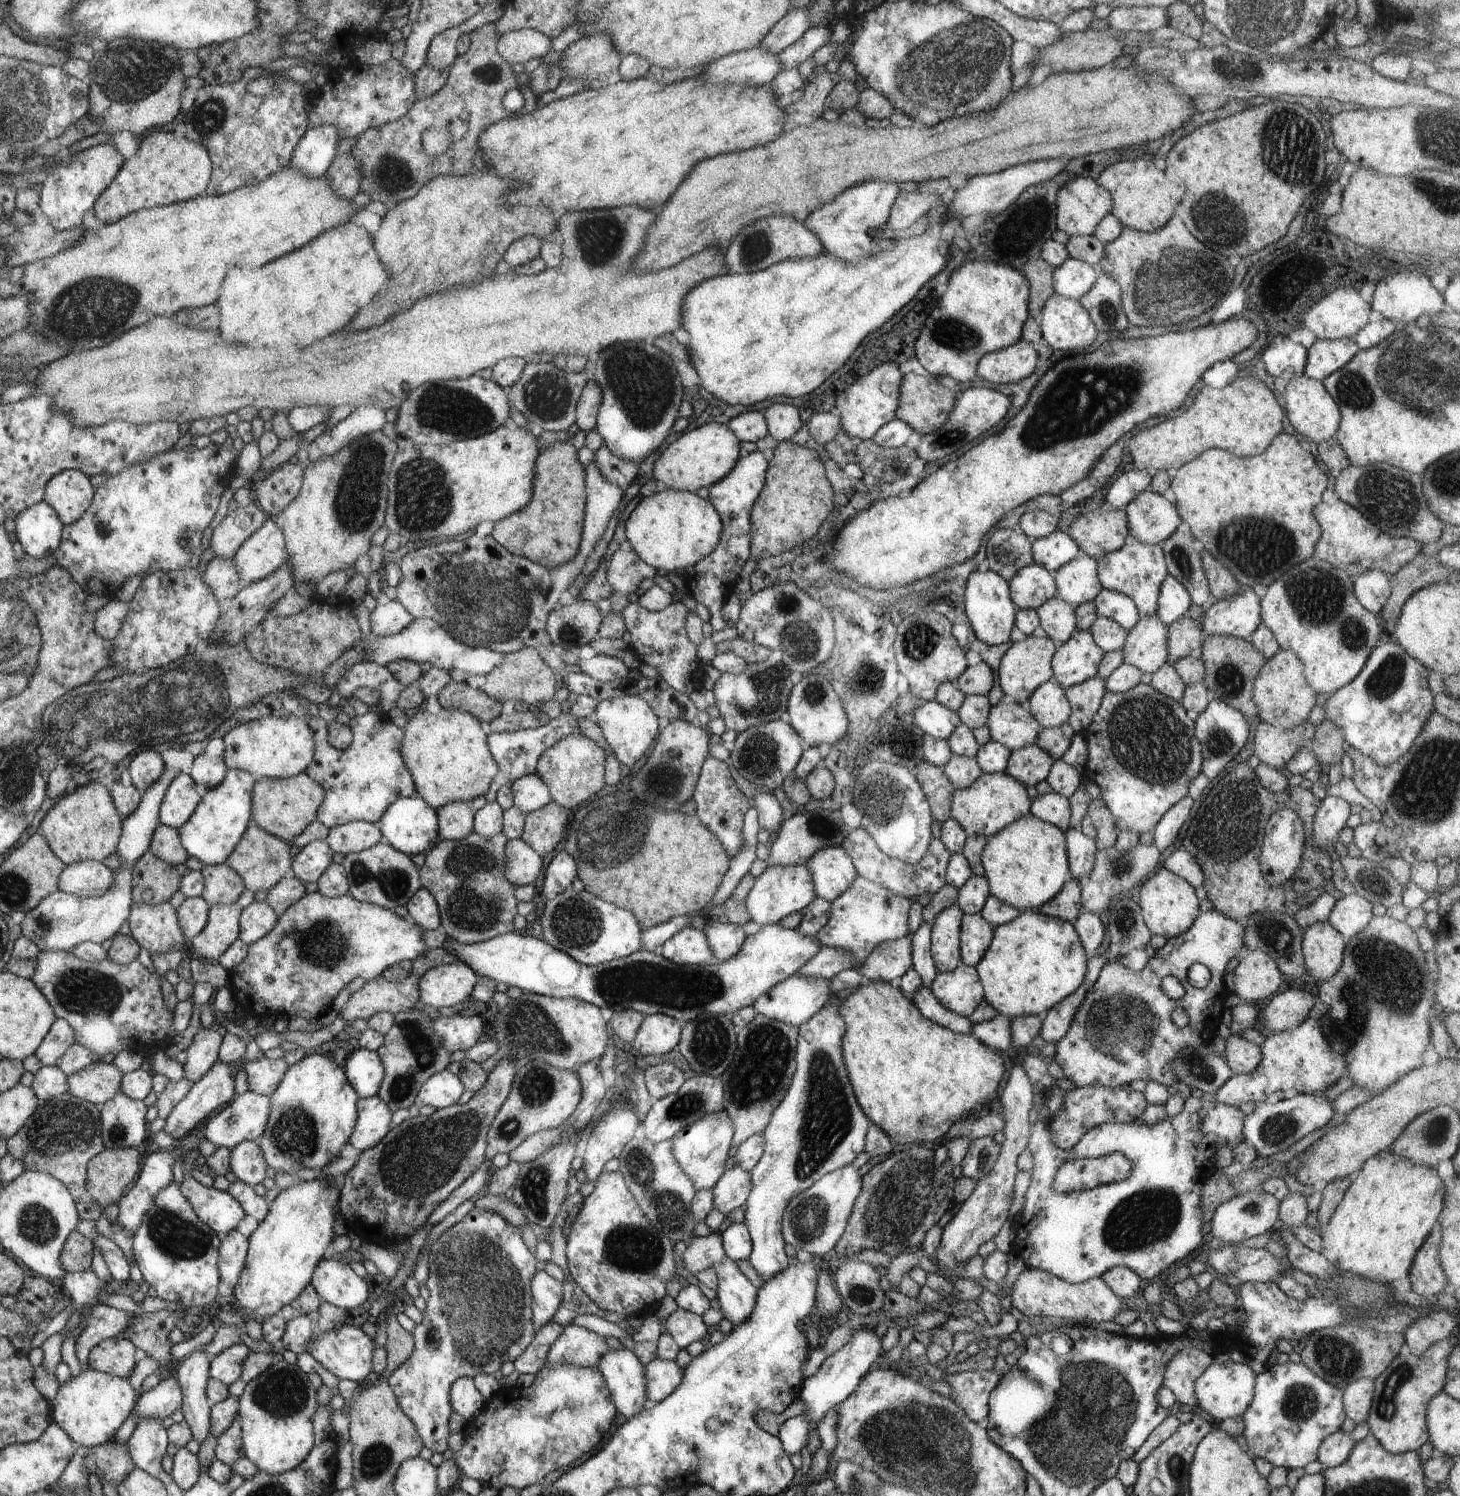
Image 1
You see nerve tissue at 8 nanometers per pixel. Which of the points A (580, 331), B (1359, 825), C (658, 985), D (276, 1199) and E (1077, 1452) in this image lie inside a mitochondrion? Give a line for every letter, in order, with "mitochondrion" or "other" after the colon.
A: other
B: other
C: mitochondrion
D: other
E: mitochondrion

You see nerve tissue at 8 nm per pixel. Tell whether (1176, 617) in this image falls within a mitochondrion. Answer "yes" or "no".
no

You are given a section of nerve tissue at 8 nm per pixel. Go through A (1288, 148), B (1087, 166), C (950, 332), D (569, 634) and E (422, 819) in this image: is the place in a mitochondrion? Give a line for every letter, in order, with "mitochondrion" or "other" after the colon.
A: mitochondrion
B: other
C: mitochondrion
D: mitochondrion
E: other

